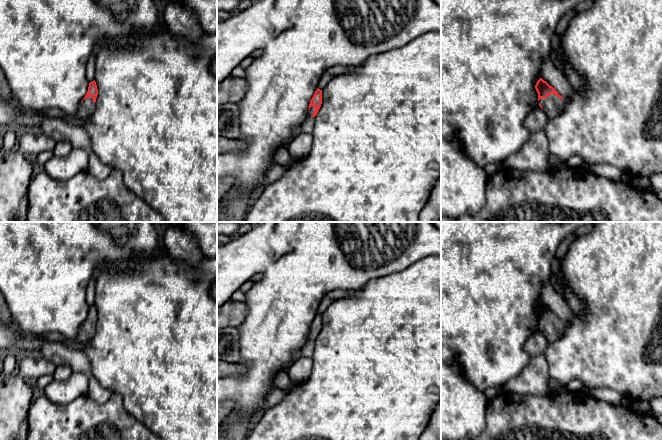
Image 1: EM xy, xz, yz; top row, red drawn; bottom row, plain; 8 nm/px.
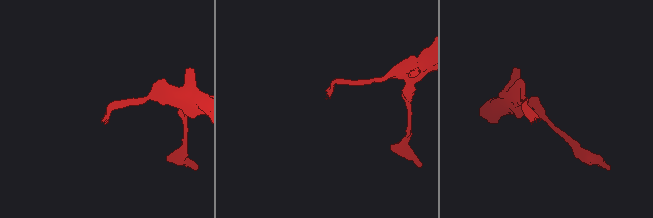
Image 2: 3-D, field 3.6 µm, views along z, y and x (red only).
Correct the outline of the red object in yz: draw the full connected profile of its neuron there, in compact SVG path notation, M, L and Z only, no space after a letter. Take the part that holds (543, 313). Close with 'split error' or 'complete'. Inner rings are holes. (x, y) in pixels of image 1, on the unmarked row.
M542 302L537 305L535 313L538 317L539 330L548 342L559 339L564 329L564 323L558 316Z; split error

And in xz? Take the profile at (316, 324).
M317 312L309 328L308 340L315 341L321 331L321 328L322 328L322 314Z; split error

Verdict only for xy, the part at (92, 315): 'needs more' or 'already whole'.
needs more

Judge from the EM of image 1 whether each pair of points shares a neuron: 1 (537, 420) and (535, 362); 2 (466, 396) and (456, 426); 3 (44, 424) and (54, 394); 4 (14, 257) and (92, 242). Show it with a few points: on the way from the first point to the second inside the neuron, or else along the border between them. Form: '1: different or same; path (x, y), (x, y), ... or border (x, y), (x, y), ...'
1: different; border (513, 393), (539, 396), (560, 395)
2: same; path (460, 403), (460, 416), (457, 419)
3: different; border (41, 392), (56, 403), (69, 403), (74, 400)
4: same; path (33, 245), (73, 242)

